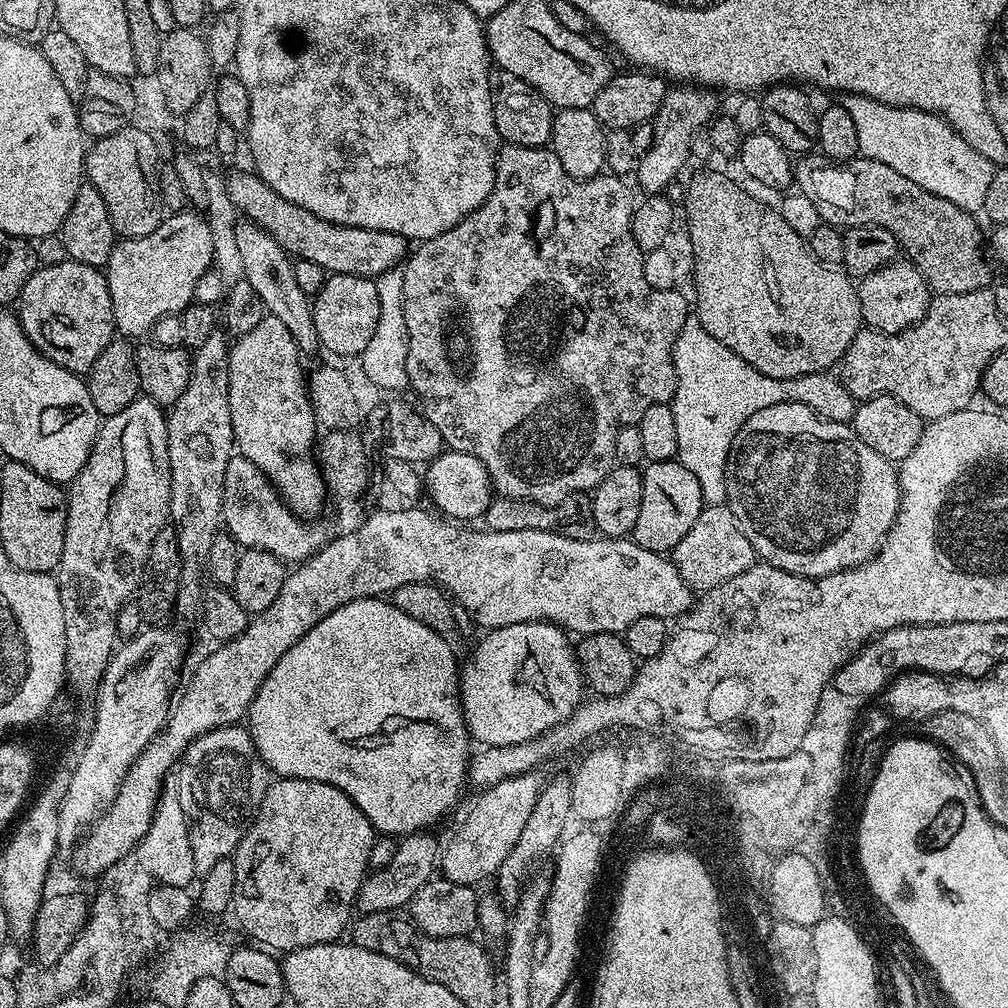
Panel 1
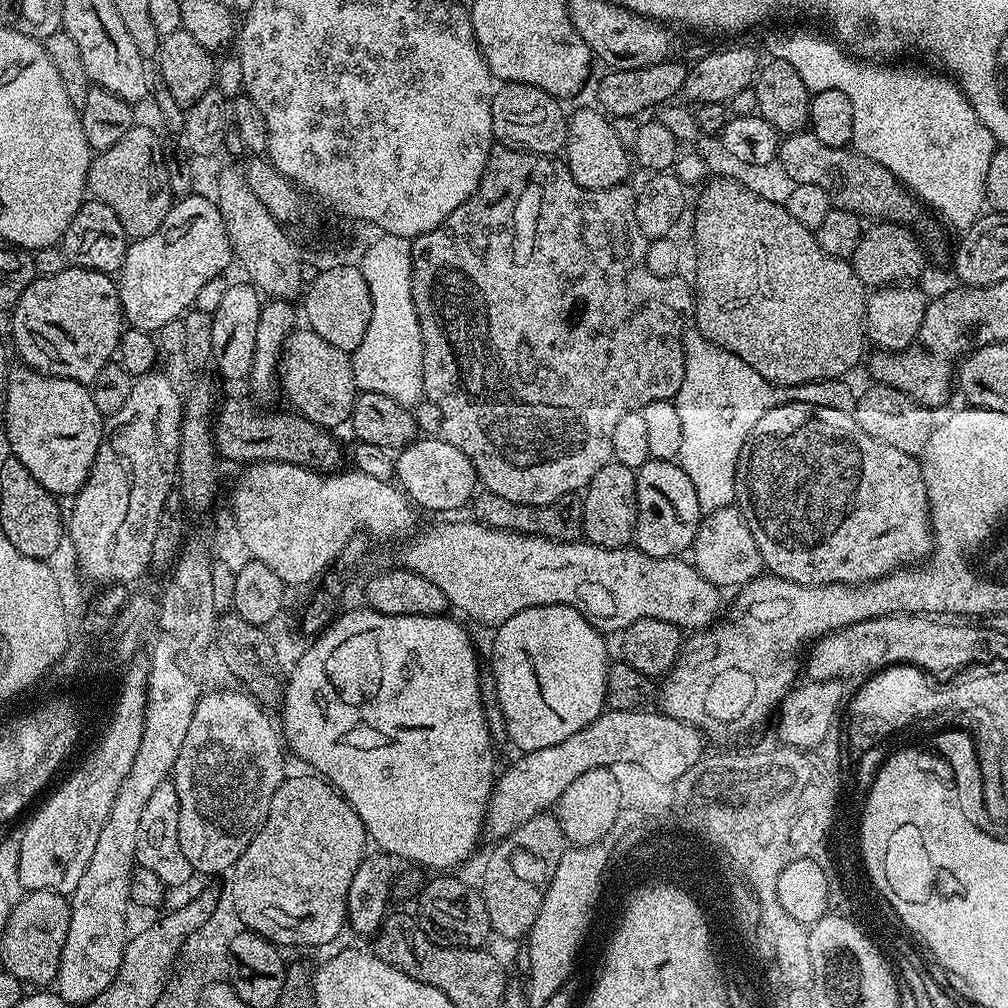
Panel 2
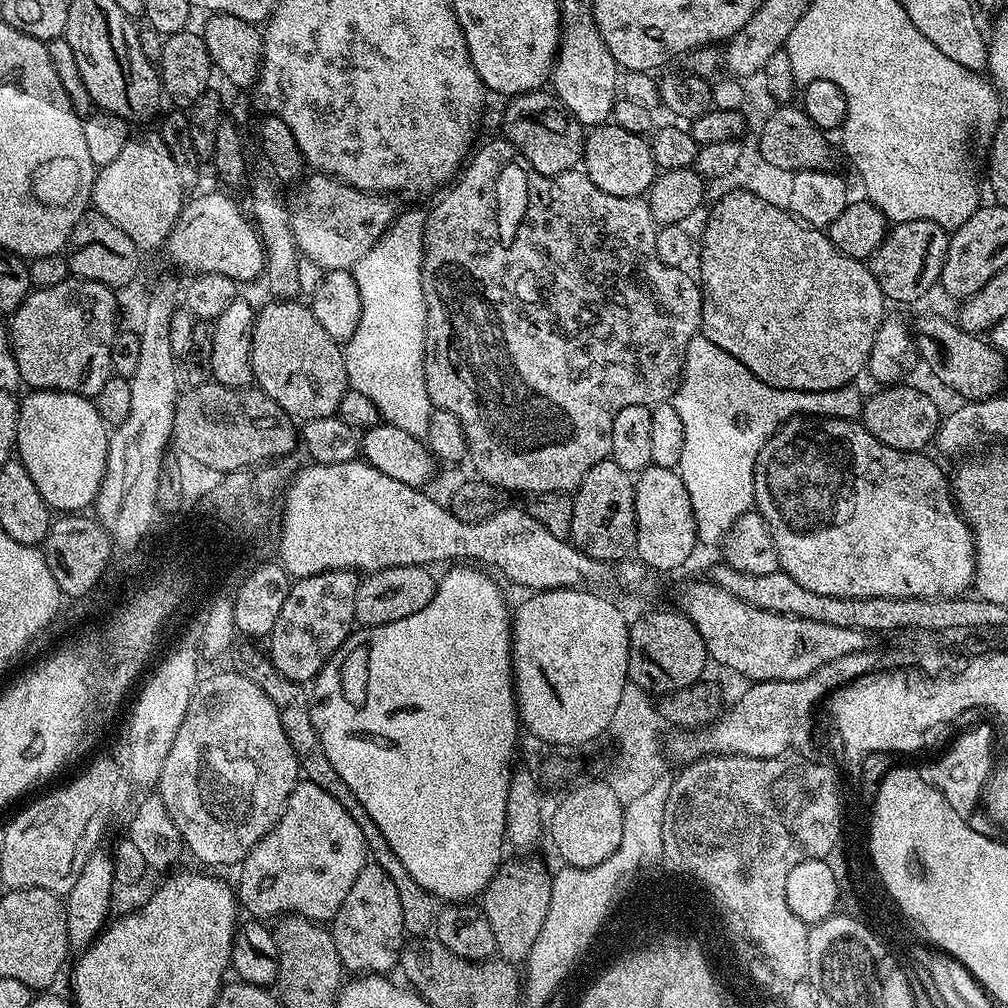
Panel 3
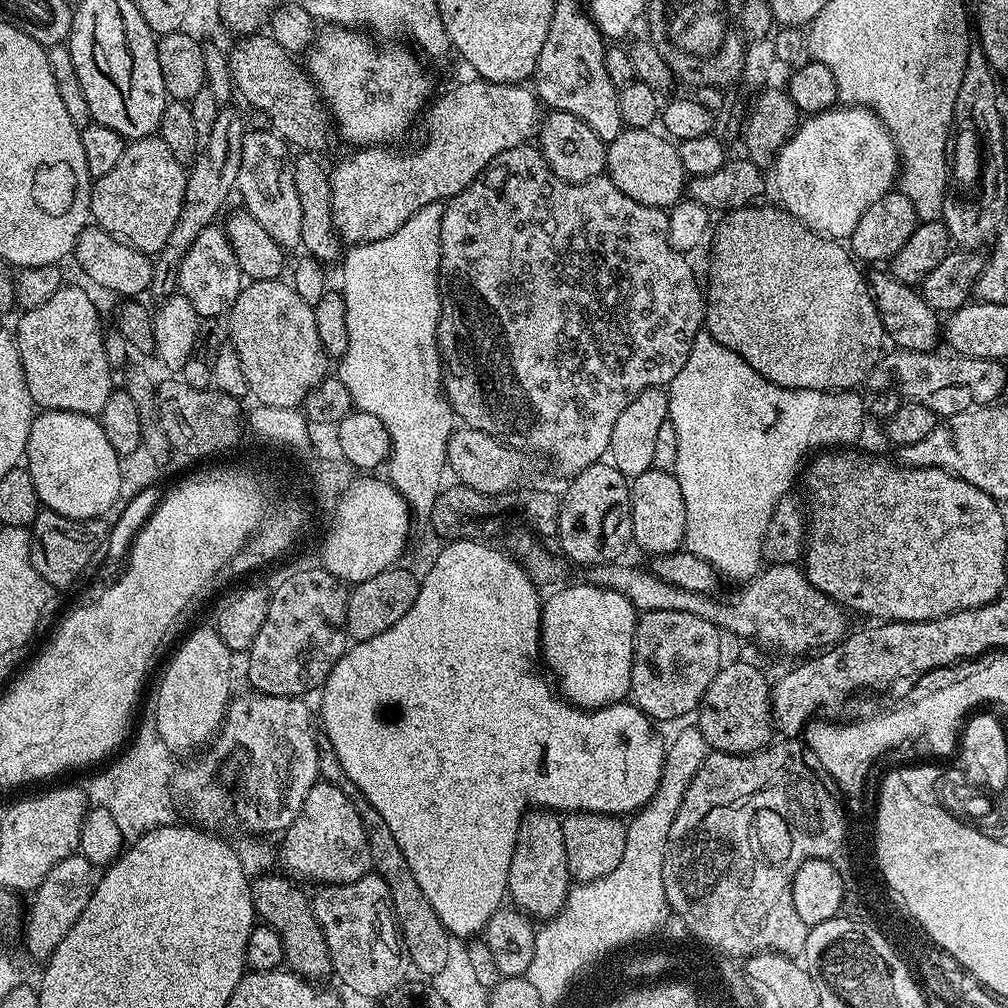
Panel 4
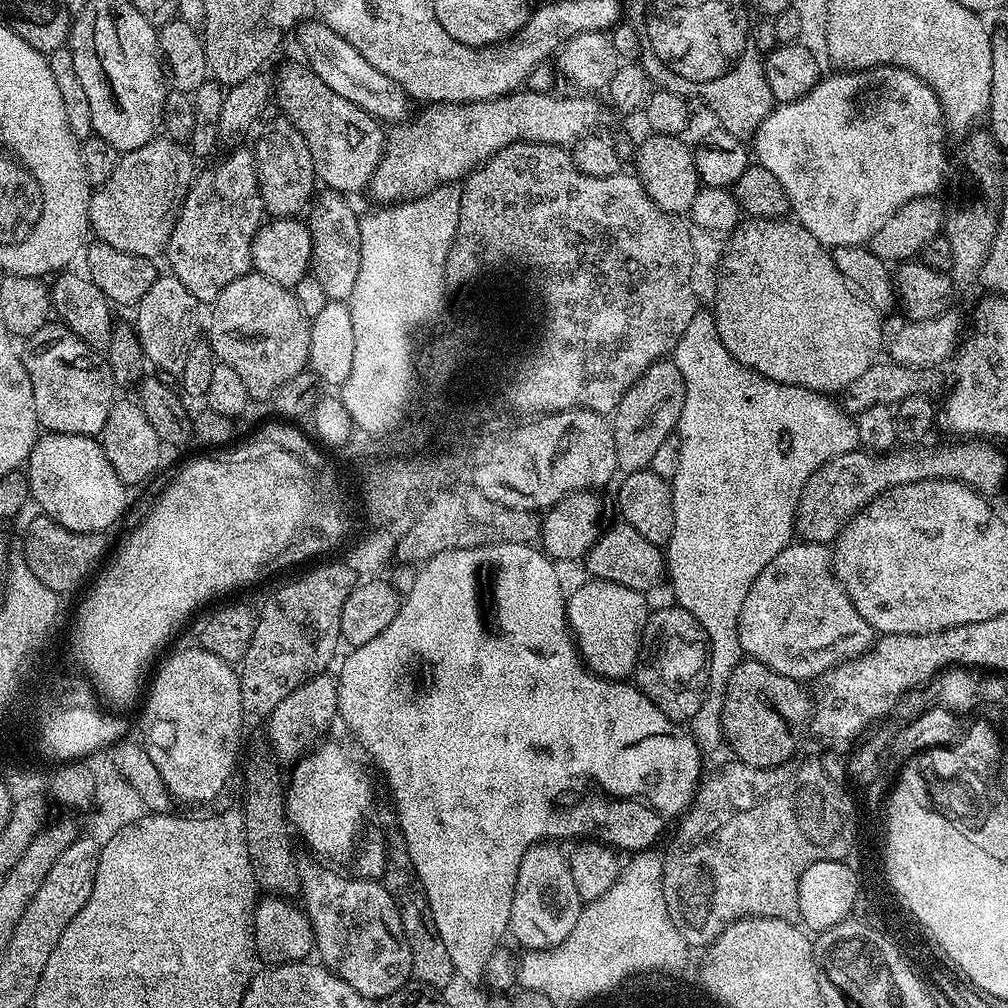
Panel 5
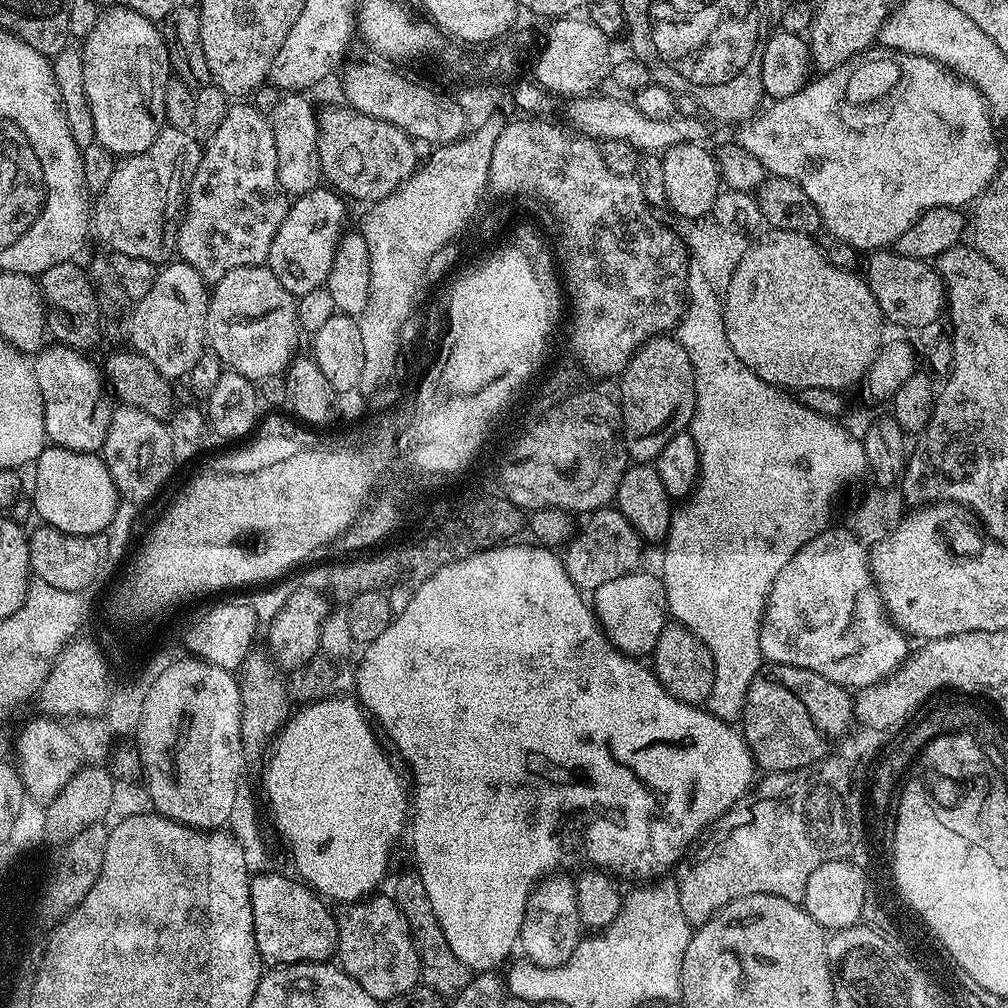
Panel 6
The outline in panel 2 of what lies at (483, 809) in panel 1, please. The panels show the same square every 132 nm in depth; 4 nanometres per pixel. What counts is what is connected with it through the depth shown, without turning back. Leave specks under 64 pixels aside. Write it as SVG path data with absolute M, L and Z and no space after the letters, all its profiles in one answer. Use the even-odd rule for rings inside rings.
M605 710L592 724L586 725L578 734L570 734L566 742L558 746L546 746L546 750L523 753L508 769L499 773L492 787L492 802L488 806L488 818L484 821L484 832L500 842L520 829L536 808L544 807L553 797L559 796L561 788L585 768L594 764L608 763L615 757L624 760L643 761L648 768L660 768L664 780L672 780L684 769L689 769L706 752L705 737L699 728L681 720L665 716L663 711L641 710L638 712L614 712Z

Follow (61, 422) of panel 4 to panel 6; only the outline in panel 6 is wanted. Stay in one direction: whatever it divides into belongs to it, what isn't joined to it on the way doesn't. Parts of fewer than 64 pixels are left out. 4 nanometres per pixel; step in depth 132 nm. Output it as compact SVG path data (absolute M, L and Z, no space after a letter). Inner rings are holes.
M45 447L40 457L34 461L36 468L36 493L30 496L37 517L41 516L43 523L50 528L57 528L66 534L79 536L99 536L110 526L115 518L118 503L118 493L110 478L110 470L103 459L95 452L75 452L69 448Z

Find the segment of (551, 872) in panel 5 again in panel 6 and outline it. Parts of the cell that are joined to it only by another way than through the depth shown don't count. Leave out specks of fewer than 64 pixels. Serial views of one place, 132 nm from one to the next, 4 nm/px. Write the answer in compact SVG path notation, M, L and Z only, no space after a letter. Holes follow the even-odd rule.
M548 874L528 895L520 927L518 948L527 959L543 968L562 966L574 954L582 939L582 925L578 914L576 881L570 875Z

